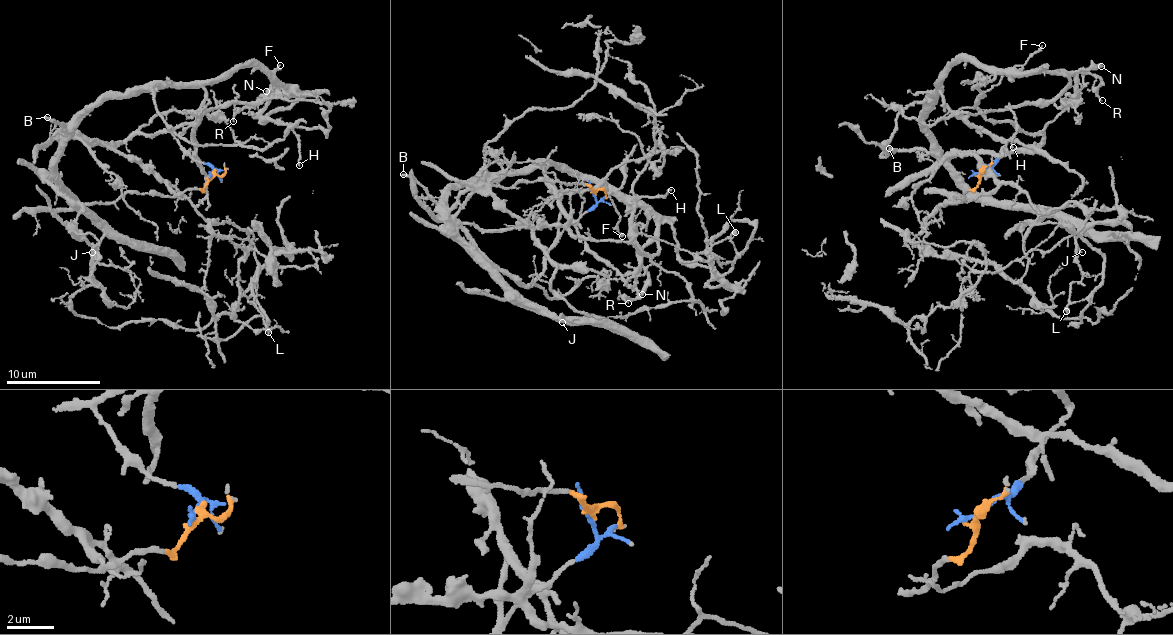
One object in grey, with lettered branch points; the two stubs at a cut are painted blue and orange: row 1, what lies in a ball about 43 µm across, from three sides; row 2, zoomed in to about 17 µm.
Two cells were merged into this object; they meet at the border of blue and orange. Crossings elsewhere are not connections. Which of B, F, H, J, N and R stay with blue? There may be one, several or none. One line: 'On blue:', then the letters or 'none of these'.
On blue: F

